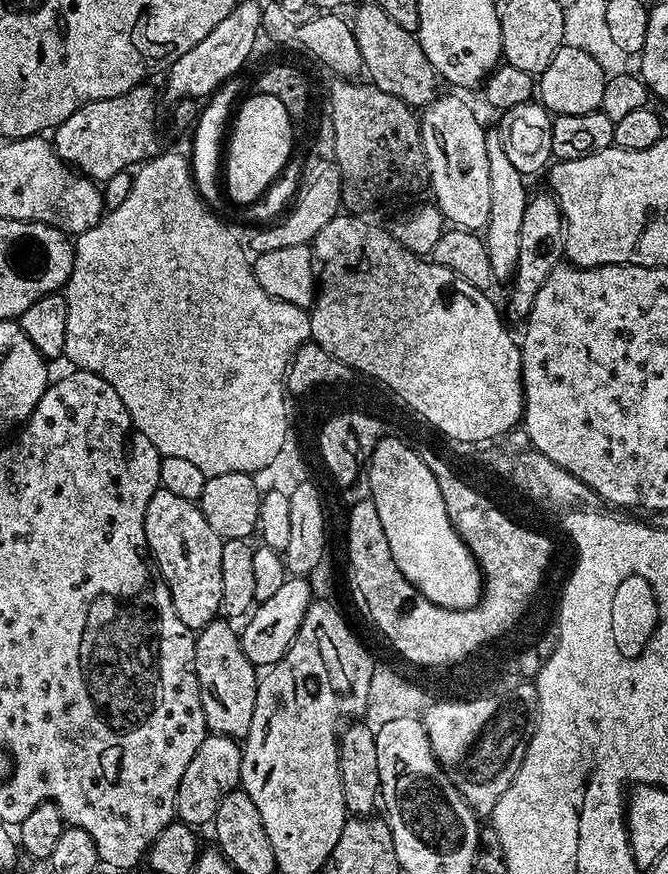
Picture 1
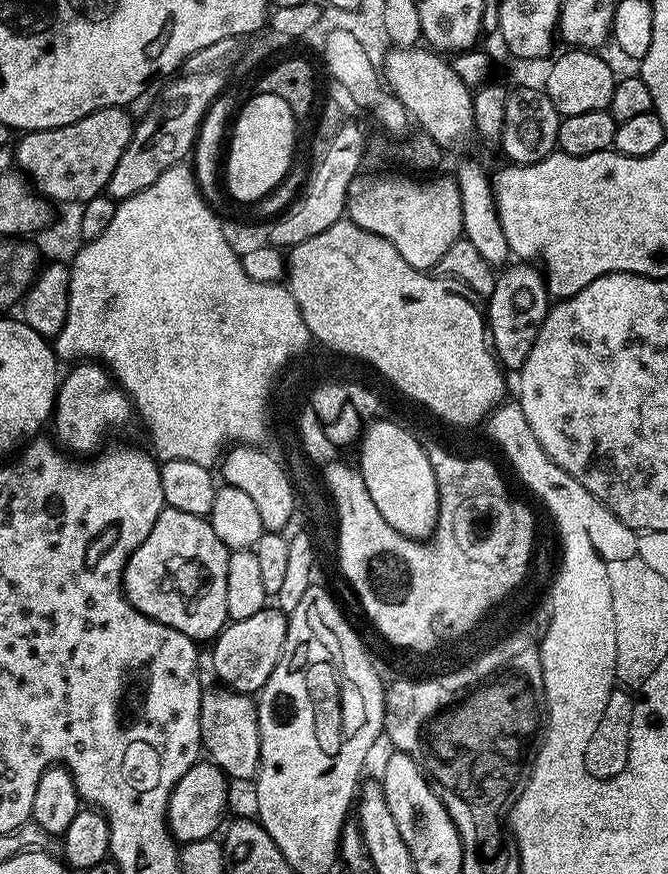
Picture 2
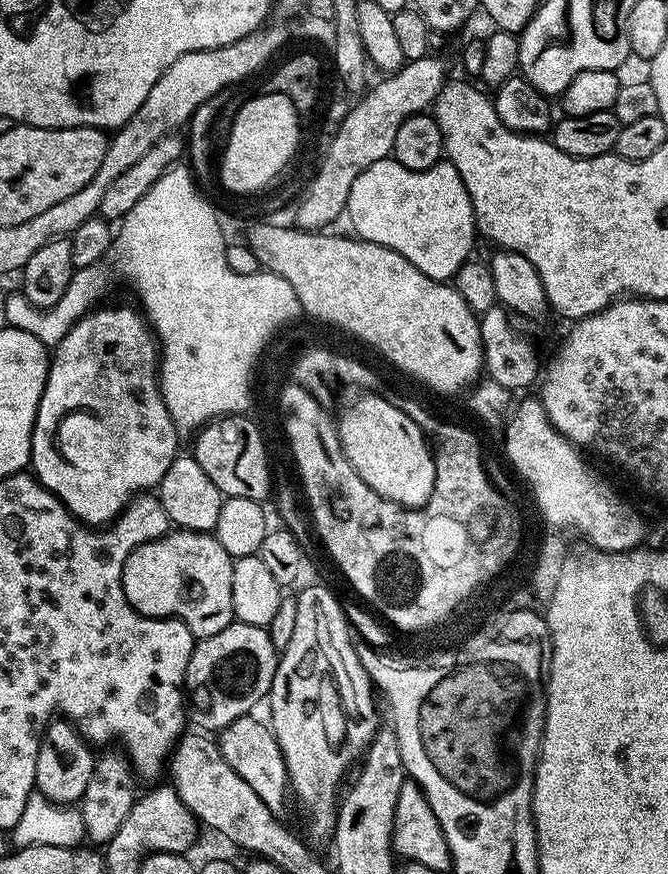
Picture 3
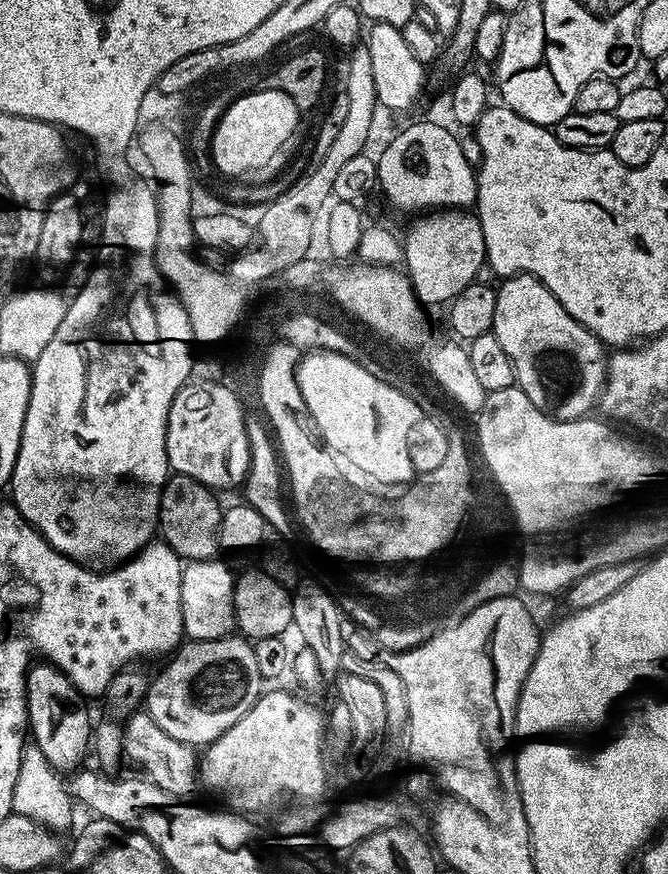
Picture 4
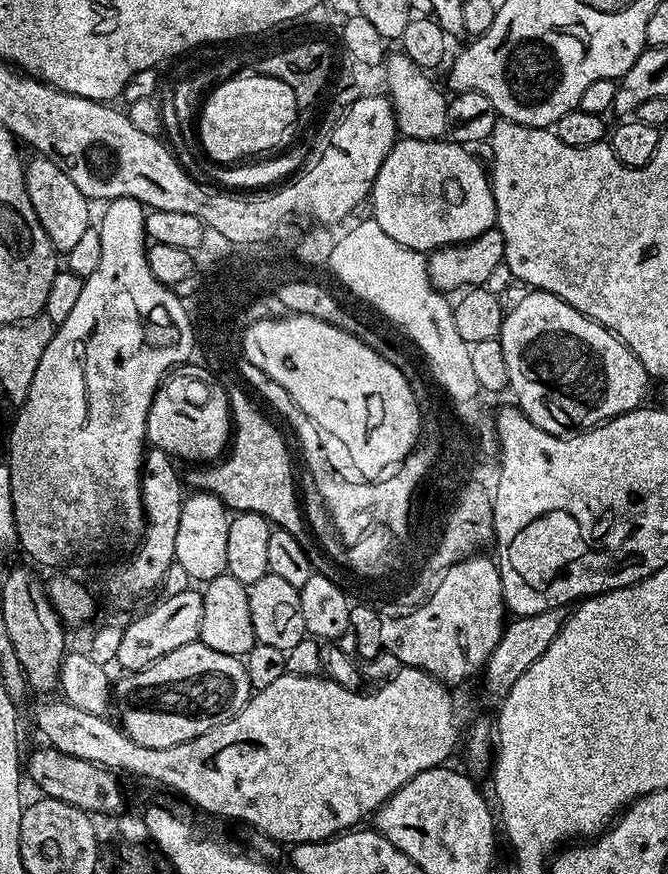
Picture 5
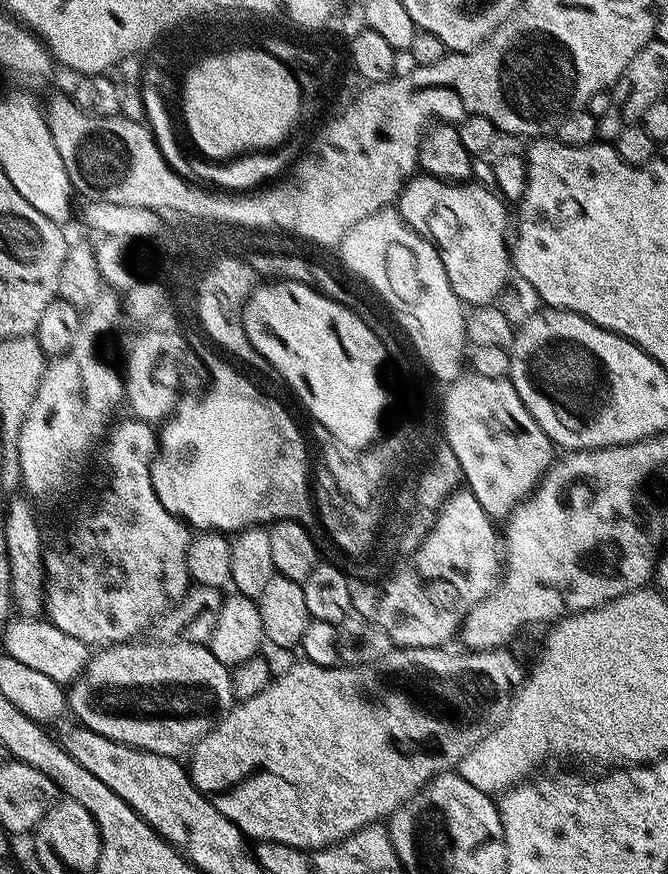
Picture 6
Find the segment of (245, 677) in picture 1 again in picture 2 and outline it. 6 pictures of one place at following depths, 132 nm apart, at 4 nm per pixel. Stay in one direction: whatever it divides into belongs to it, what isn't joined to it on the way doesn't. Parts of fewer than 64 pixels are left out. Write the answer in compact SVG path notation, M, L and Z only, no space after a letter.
M215 686L200 697L200 743L207 759L217 764L224 775L236 780L251 781L260 765L260 731L258 730L258 714L256 701L251 695L234 692L223 686Z

